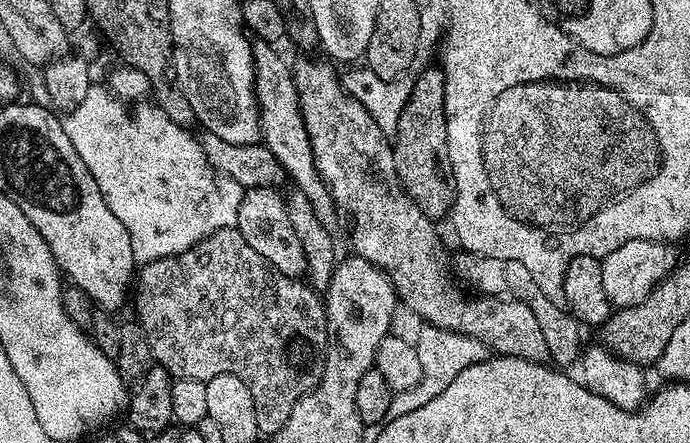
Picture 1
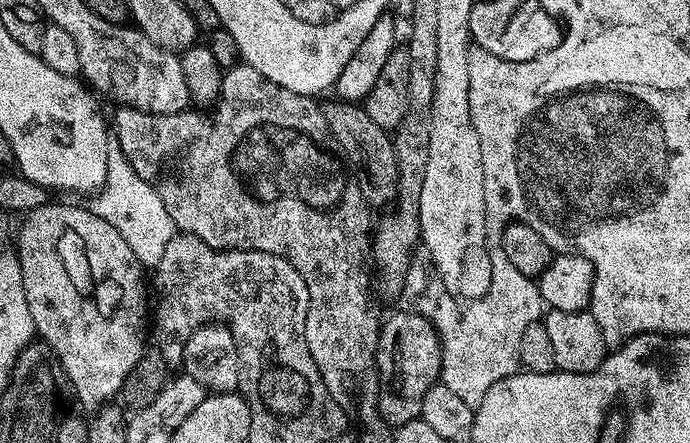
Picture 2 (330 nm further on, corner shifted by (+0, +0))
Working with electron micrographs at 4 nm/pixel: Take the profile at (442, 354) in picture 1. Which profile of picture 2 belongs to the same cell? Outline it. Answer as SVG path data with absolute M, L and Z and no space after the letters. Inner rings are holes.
M506 258L495 261L492 288L478 300L462 300L451 296L446 286L433 282L414 304L415 311L421 312L432 323L436 339L440 341L439 383L450 386L462 402L478 406L486 398L486 390L494 382L521 371L518 342L526 326L537 323L545 315L546 305L540 285L533 277L522 274L514 262Z

